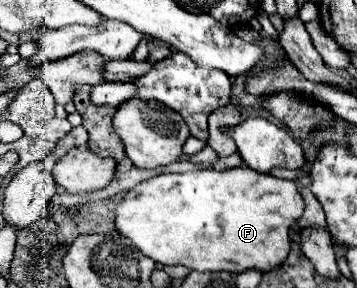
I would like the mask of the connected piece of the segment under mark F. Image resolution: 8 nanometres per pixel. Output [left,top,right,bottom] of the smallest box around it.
[115,166,303,272]

